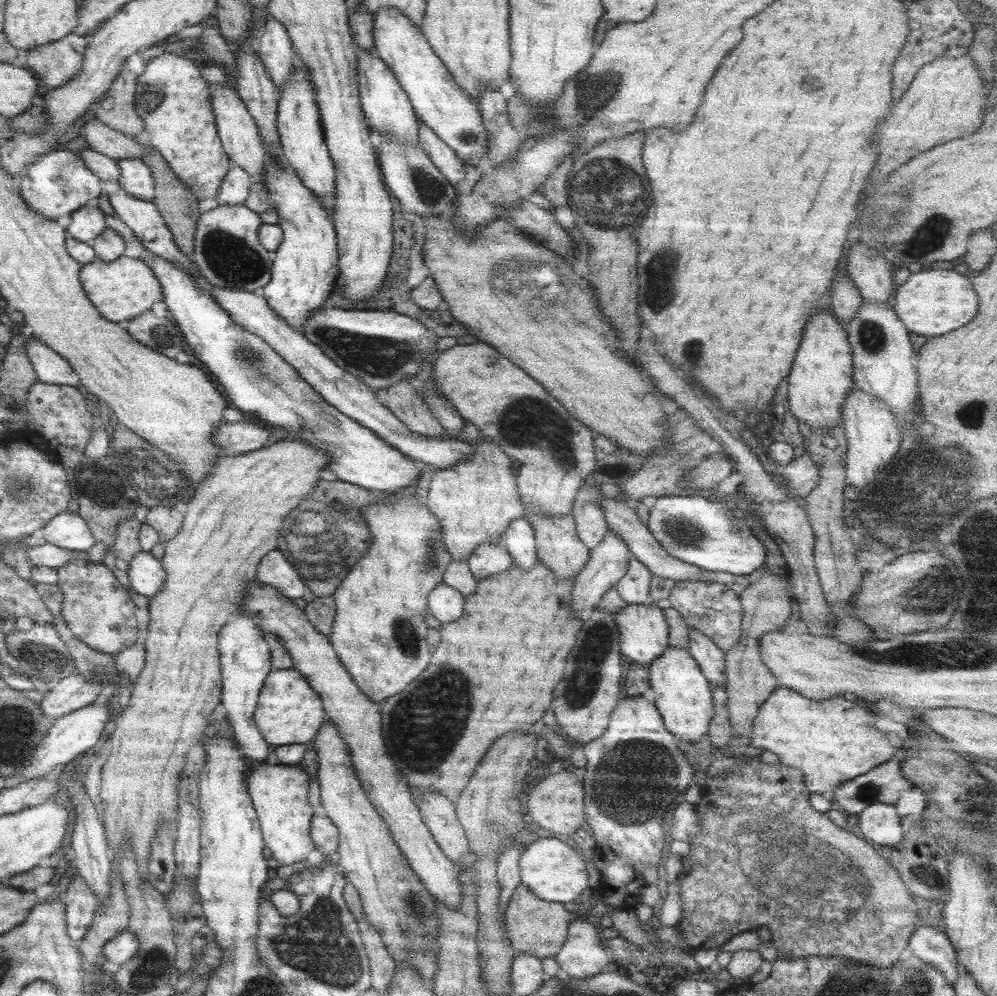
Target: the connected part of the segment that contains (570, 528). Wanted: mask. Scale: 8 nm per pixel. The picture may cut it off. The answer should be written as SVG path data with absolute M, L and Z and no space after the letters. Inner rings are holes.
M571 514L559 516L559 518L541 518L541 516L529 516L529 524L535 532L535 548L537 548L537 558L539 562L553 572L553 576L561 580L573 580L581 568L587 564L589 558L589 548L585 548L575 532Z

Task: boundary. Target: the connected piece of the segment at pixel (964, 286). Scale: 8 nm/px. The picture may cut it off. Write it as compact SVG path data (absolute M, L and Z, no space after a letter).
M955 270L915 272L895 288L893 312L909 332L933 338L955 328L963 328L977 312L977 296L971 282Z

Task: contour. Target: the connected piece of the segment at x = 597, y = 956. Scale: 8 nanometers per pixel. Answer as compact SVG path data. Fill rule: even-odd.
M579 916L567 928L567 940L555 954L555 964L571 980L591 980L591 976L607 972L611 960L599 942L601 934Z

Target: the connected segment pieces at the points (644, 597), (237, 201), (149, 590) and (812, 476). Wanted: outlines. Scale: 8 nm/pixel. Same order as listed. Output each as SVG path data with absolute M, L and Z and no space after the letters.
M629 558L627 562L627 572L625 576L615 584L615 592L617 596L627 602L627 606L631 604L643 604L643 606L651 606L653 600L649 596L649 586L651 586L651 572L647 570L647 566L643 566L639 560Z
M231 166L229 172L223 176L217 196L213 196L217 202L217 208L219 206L243 206L245 198L249 196L251 184L253 184L251 176L245 170Z
M139 552L129 562L127 578L129 578L129 586L135 594L151 600L163 588L165 570L163 570L163 564L151 556L151 552L149 554Z
M803 454L795 460L791 460L787 466L777 468L777 474L787 486L787 492L791 496L807 498L815 486L819 484L819 466L813 462L811 454Z

